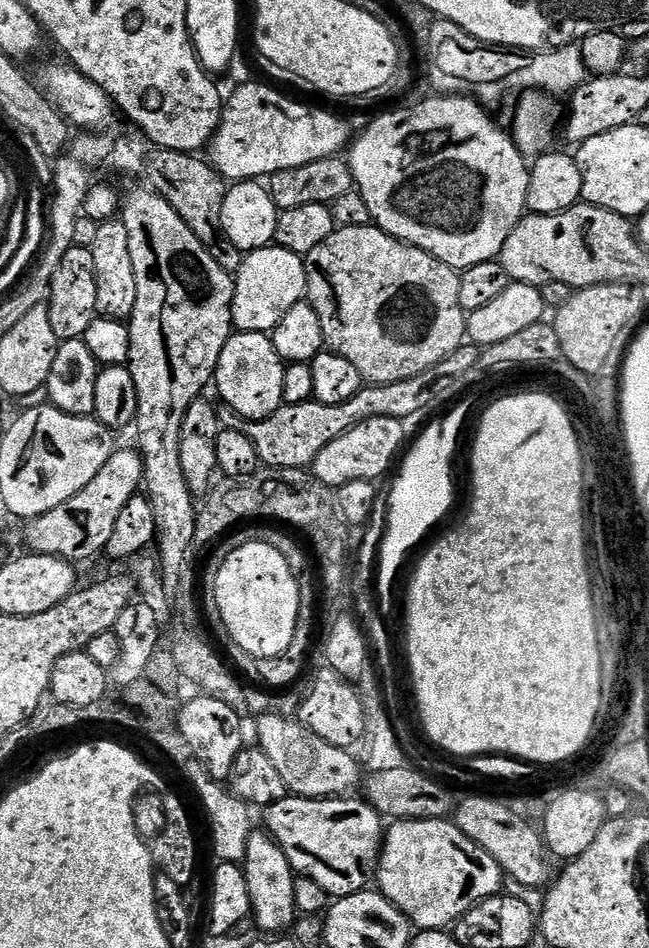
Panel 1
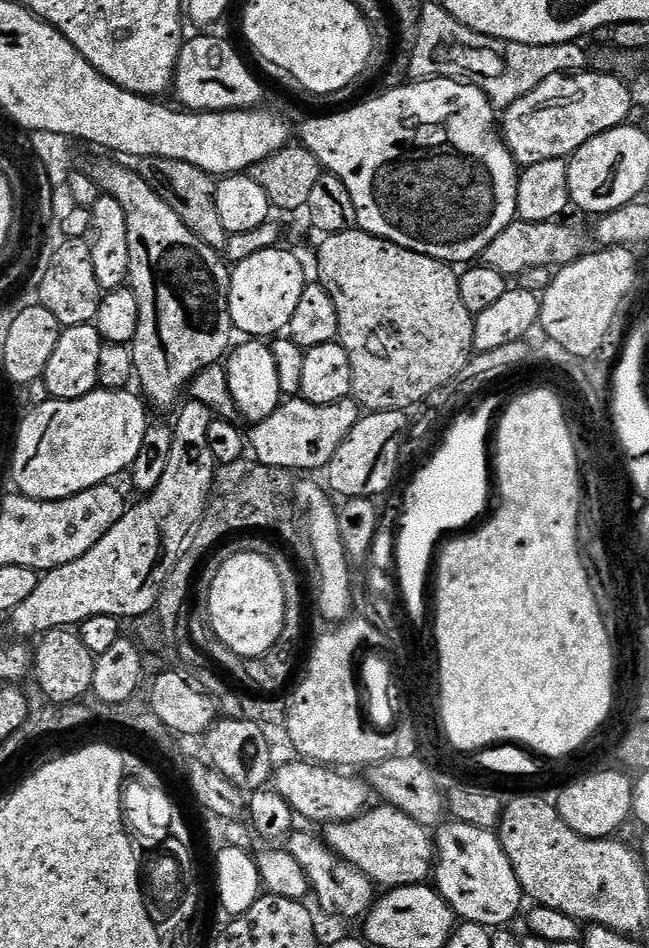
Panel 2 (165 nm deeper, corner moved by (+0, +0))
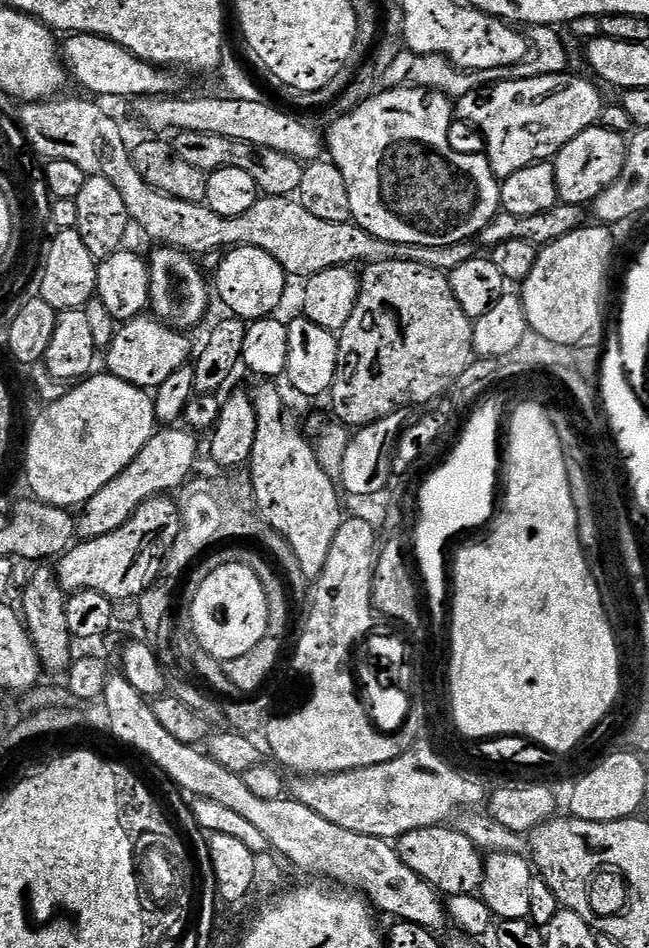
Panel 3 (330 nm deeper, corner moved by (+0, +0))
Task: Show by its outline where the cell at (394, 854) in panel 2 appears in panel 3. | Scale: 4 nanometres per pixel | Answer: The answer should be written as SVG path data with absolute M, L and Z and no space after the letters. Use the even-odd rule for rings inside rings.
M437 826L414 830L400 837L398 851L400 860L414 870L430 886L445 897L473 895L484 877L484 861L480 849L475 848L470 838L452 826Z

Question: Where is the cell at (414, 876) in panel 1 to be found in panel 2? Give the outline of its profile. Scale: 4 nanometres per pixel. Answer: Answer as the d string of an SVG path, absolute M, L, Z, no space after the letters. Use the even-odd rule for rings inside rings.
M445 822L435 829L434 888L461 921L483 924L489 930L511 925L513 923L511 920L520 912L520 903L525 903L526 900L514 874L514 866L510 866L510 858L506 858L506 850L502 850L499 835L487 828L459 822Z

